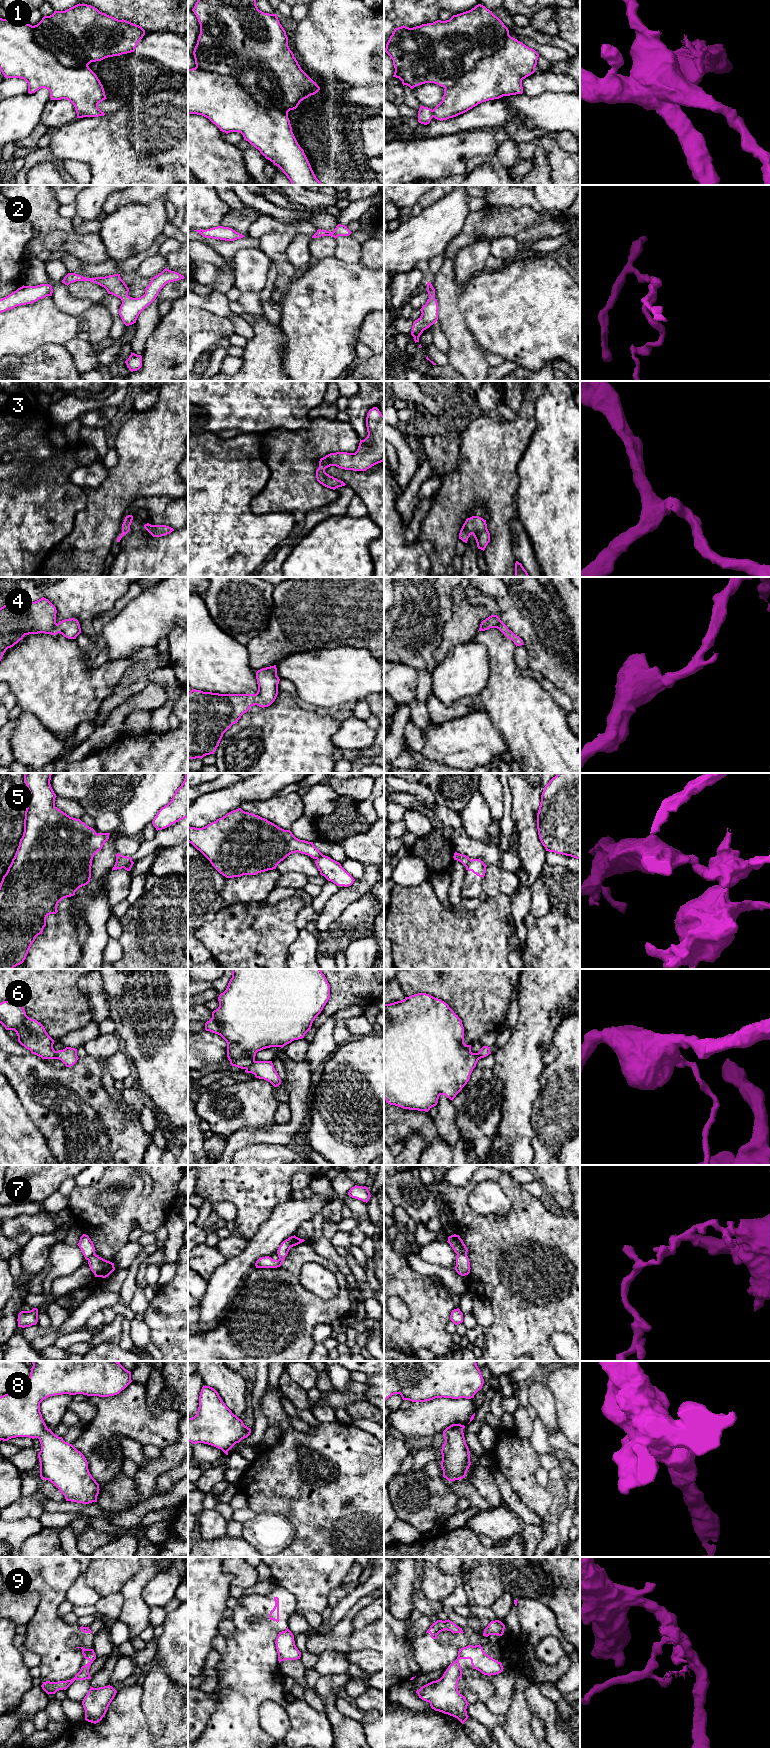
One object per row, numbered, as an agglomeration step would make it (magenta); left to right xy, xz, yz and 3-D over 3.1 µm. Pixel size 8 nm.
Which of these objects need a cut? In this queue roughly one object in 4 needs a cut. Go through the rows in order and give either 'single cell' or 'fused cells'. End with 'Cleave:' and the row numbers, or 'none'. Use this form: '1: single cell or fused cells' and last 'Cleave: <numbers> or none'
1: fused cells
2: single cell
3: single cell
4: single cell
5: fused cells
6: fused cells
7: fused cells
8: single cell
9: fused cells
Cleave: 1, 5, 6, 7, 9

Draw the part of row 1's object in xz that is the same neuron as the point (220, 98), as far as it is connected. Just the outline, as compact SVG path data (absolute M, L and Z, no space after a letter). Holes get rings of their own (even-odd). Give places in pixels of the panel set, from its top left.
M197 67L188 69L188 114L197 114L208 118L220 131L226 134L230 132L241 133L244 140L248 141L266 159L282 170L292 185L323 185L316 178L304 150L292 132L288 113L276 109L267 109L259 105L236 79L227 75L200 70Z

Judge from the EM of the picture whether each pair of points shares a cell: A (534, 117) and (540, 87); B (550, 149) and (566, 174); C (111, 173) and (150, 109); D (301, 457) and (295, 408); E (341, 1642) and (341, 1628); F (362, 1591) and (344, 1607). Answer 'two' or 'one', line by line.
A: two
B: one
C: one
D: two
E: one
F: one

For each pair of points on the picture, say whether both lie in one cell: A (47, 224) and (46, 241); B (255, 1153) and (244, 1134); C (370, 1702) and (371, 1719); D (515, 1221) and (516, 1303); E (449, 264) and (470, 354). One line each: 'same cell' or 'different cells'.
A: different cells
B: different cells
C: different cells
D: same cell
E: same cell

